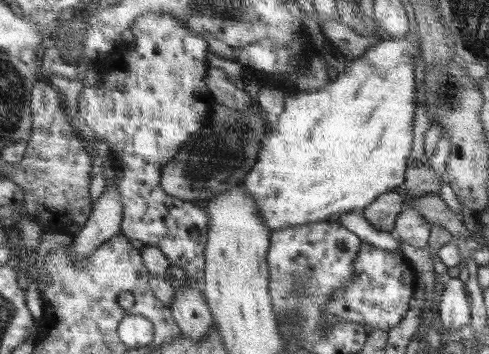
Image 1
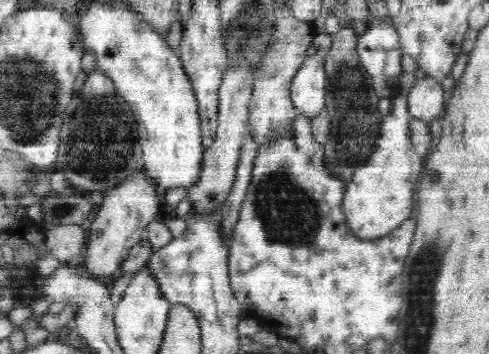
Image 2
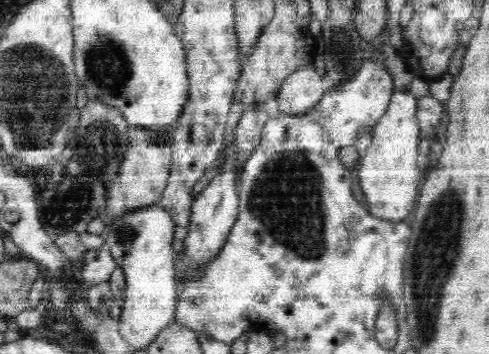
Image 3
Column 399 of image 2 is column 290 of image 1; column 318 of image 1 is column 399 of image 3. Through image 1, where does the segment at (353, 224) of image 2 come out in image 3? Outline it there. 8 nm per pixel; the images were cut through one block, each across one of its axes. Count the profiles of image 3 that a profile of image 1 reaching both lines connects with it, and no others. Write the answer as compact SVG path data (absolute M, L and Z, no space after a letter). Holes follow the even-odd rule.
M396 90L386 114L372 128L372 144L358 162L360 188L364 192L364 208L368 216L380 222L402 222L414 208L420 194L422 170L418 166L420 122L416 118L416 98L408 90Z

